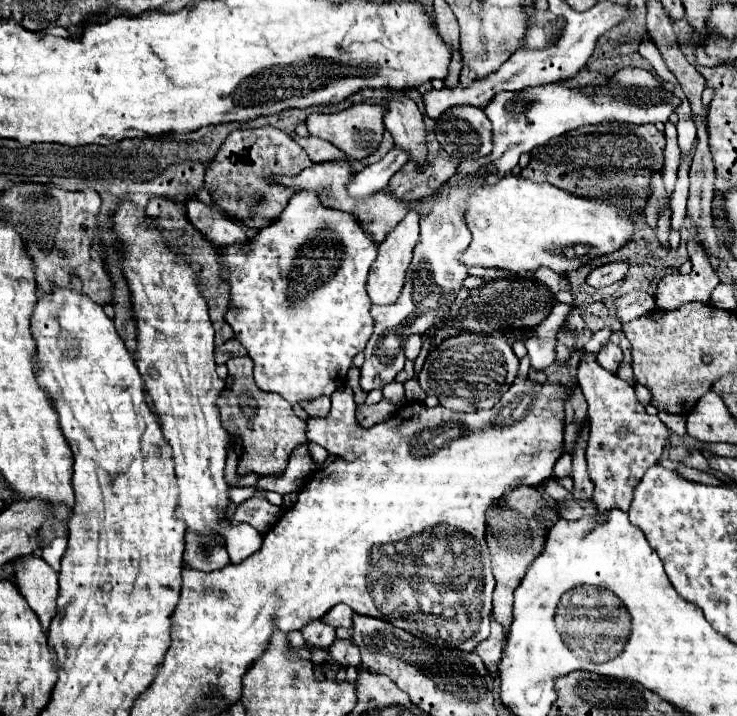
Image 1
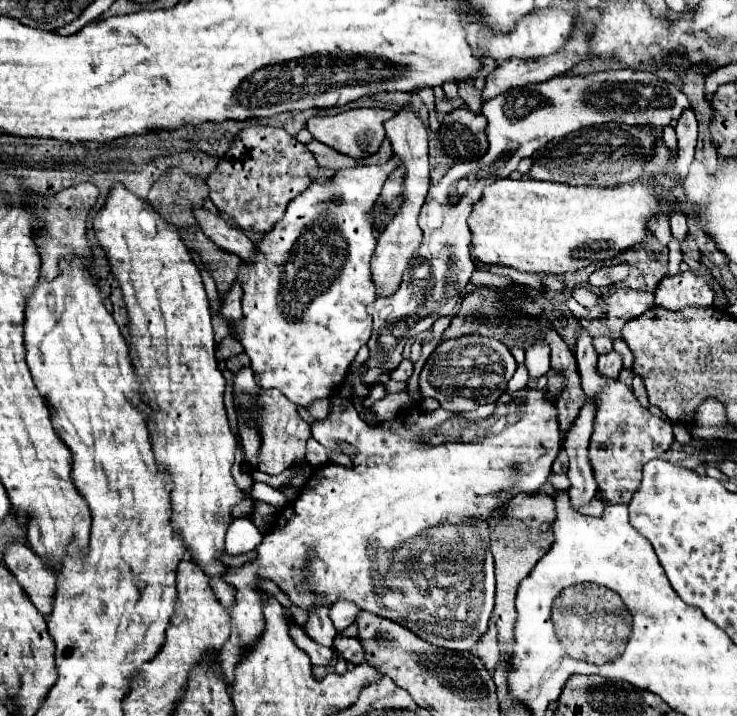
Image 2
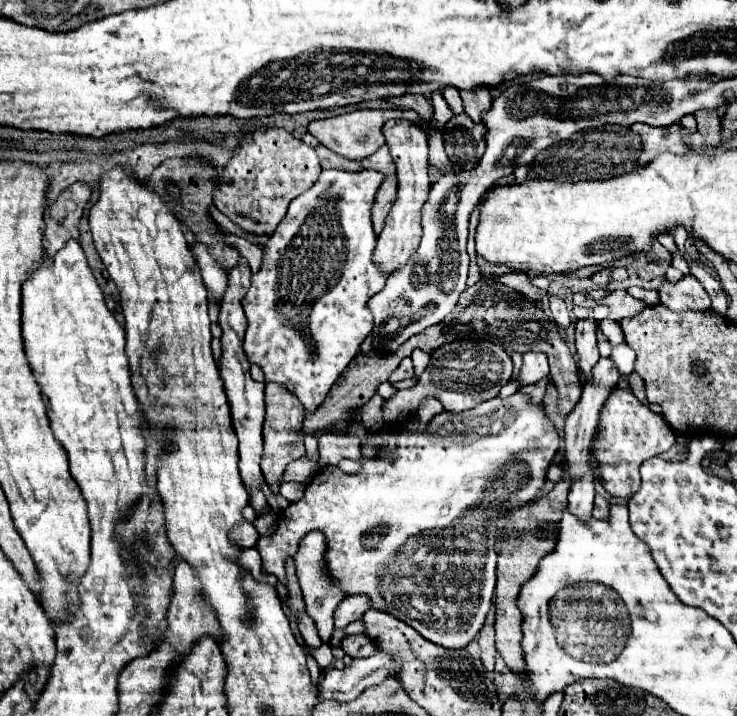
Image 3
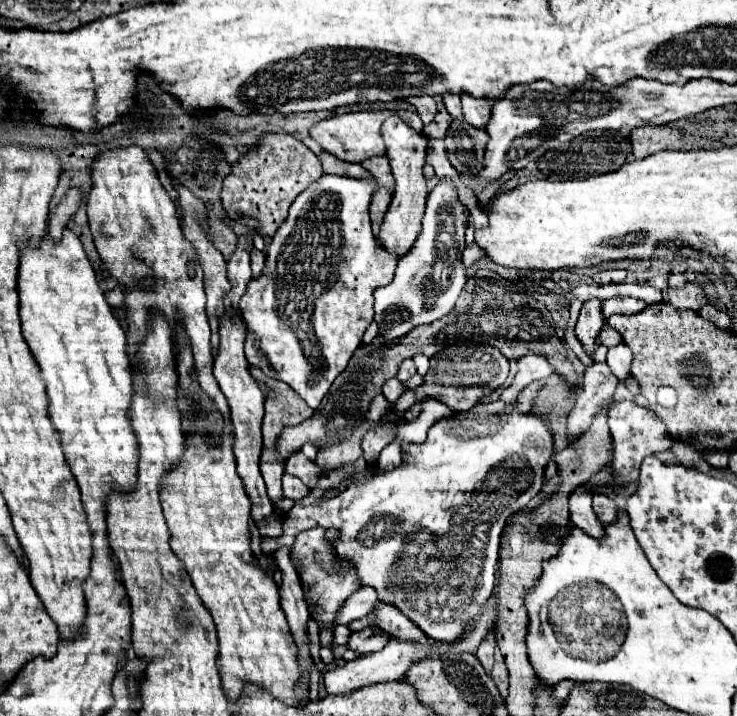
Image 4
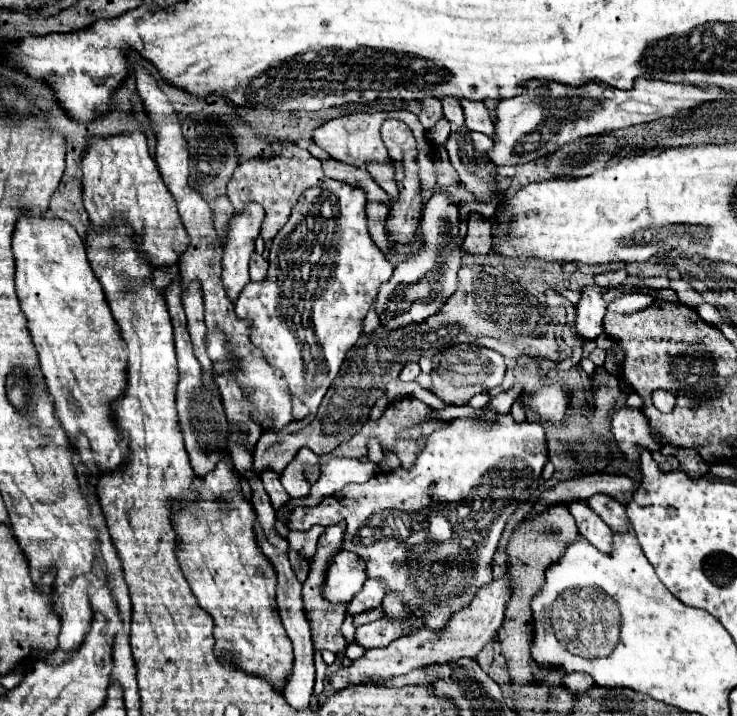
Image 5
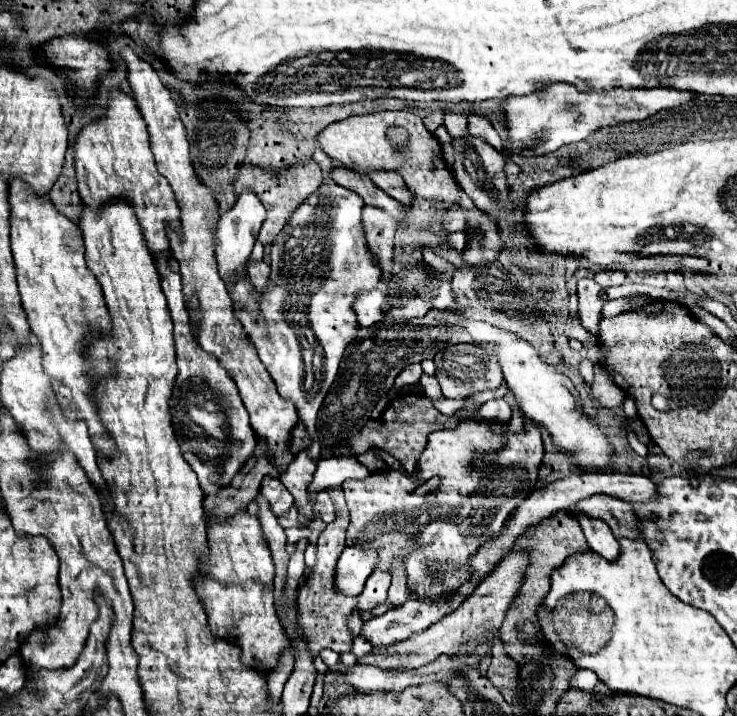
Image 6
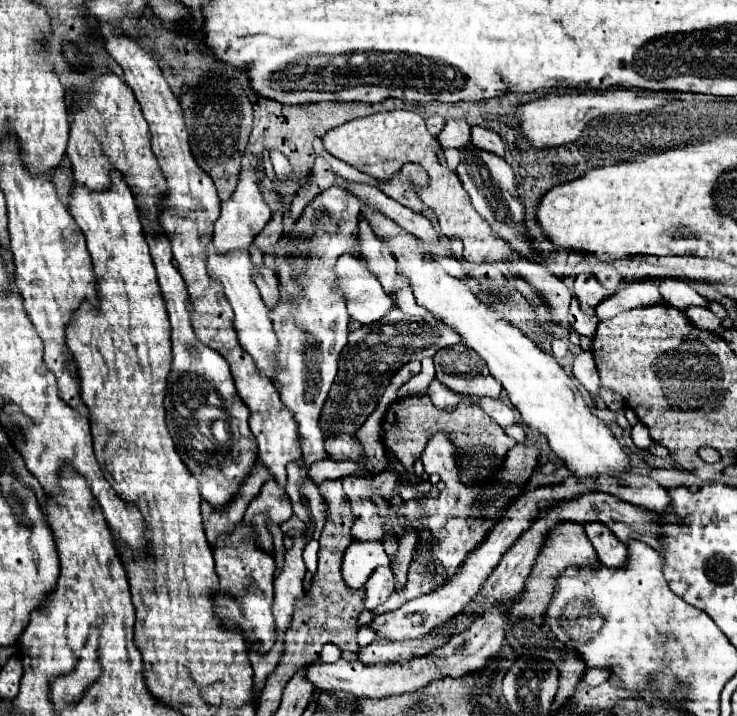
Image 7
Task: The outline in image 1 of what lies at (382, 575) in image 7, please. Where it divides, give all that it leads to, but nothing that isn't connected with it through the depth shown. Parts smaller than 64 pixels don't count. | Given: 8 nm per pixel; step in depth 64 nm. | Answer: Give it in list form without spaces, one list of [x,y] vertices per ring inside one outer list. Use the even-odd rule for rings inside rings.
[[[336,604],[334,610],[330,610],[330,612],[324,614],[324,620],[326,620],[330,626],[334,626],[334,628],[340,628],[340,626],[350,628],[350,626],[352,626],[352,616],[354,616],[354,610],[352,610],[350,606],[346,606],[346,604]]]

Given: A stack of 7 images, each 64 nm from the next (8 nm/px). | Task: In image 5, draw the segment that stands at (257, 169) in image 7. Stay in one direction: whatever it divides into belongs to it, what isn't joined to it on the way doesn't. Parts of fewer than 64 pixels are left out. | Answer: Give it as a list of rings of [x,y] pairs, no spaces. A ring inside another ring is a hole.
[[[248,202],[246,210],[234,214],[228,222],[222,254],[222,282],[232,300],[236,300],[242,288],[250,282],[248,260],[254,252],[254,240],[260,234],[262,218],[262,206],[256,202]]]

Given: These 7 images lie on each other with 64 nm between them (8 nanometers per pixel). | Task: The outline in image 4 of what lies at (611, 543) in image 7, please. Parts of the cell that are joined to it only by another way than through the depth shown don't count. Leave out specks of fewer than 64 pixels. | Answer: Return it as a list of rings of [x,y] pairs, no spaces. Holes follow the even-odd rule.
[[[578,486],[570,494],[570,520],[576,528],[580,528],[582,532],[596,540],[606,536],[604,524],[592,510],[592,492],[584,492],[584,486]]]

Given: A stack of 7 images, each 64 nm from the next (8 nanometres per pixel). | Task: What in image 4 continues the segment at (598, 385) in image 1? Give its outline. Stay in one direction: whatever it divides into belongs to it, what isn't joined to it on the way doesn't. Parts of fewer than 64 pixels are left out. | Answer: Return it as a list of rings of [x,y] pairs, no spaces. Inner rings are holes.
[[[586,300],[580,310],[578,322],[576,322],[576,336],[584,344],[588,356],[592,356],[592,352],[594,352],[594,342],[596,342],[602,326],[604,326],[602,300]],[[630,400],[610,404],[610,408],[608,408],[608,424],[610,424],[612,444],[614,444],[614,456],[612,456],[610,466],[620,474],[622,482],[636,480],[642,460],[646,456],[650,456],[650,454],[668,450],[670,444],[672,444],[672,438],[668,436],[668,430],[664,426],[664,422],[658,420],[656,416],[652,416],[652,412],[648,412],[648,408],[640,408]]]

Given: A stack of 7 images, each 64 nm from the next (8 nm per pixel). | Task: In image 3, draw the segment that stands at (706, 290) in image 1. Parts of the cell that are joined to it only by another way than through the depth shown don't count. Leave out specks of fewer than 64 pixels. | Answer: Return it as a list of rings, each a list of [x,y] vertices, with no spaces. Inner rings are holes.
[[[684,276],[676,284],[662,284],[658,288],[660,292],[660,302],[674,312],[684,312],[684,310],[710,310],[710,298],[704,290],[704,286],[694,278],[694,276]]]

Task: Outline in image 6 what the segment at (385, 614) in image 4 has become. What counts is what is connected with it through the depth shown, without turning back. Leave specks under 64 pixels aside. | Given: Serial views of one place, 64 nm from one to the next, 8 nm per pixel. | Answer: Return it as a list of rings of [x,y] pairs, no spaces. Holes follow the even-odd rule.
[[[398,562],[392,570],[392,586],[388,590],[388,600],[386,602],[396,608],[396,606],[404,604],[404,600],[408,600],[408,598],[410,598],[410,592],[408,592],[408,586],[406,586],[406,572]]]

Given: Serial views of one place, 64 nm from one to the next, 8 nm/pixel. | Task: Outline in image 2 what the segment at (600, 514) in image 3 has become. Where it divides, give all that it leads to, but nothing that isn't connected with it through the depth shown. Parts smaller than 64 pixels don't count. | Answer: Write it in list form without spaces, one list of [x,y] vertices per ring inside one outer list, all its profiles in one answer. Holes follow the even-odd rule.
[[[596,496],[586,508],[582,508],[580,512],[582,514],[592,514],[592,516],[600,516],[602,512],[604,512],[604,508],[606,508],[606,502],[600,498],[600,496]]]

